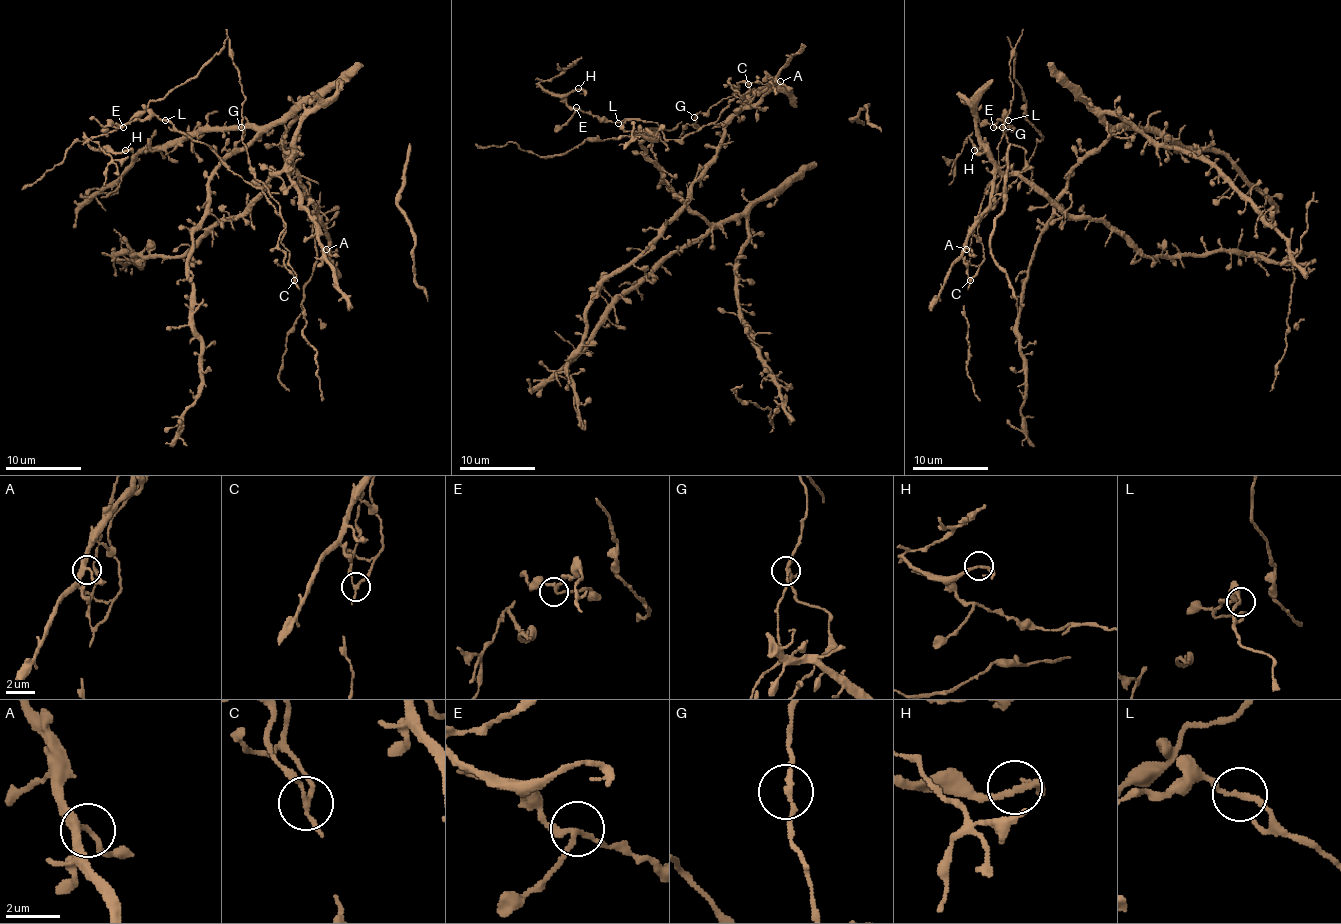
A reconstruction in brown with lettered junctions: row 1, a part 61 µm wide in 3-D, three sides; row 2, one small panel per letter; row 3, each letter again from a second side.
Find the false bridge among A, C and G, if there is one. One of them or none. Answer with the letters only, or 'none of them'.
C

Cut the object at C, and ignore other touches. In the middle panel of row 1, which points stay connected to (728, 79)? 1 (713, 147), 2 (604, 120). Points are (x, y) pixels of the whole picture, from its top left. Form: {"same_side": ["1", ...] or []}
{"same_side": ["2"]}

